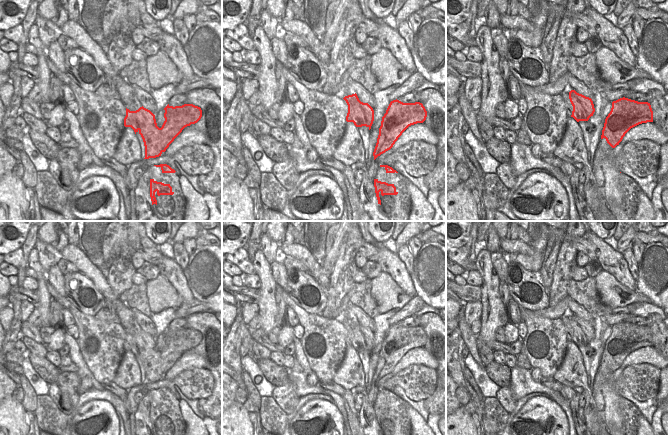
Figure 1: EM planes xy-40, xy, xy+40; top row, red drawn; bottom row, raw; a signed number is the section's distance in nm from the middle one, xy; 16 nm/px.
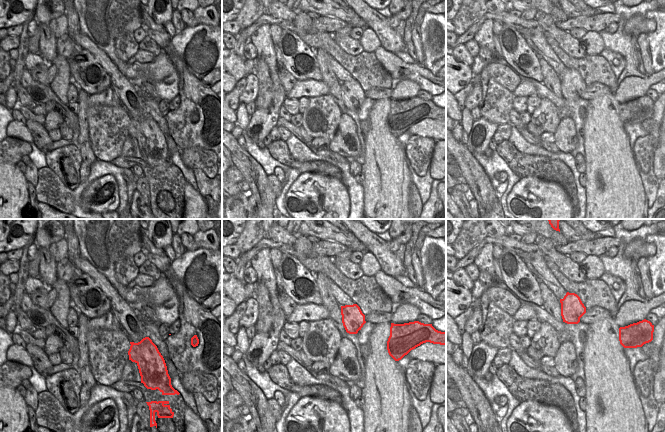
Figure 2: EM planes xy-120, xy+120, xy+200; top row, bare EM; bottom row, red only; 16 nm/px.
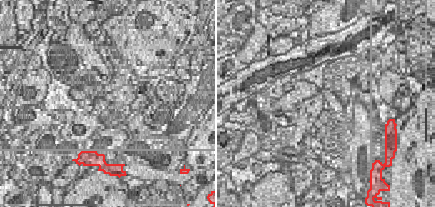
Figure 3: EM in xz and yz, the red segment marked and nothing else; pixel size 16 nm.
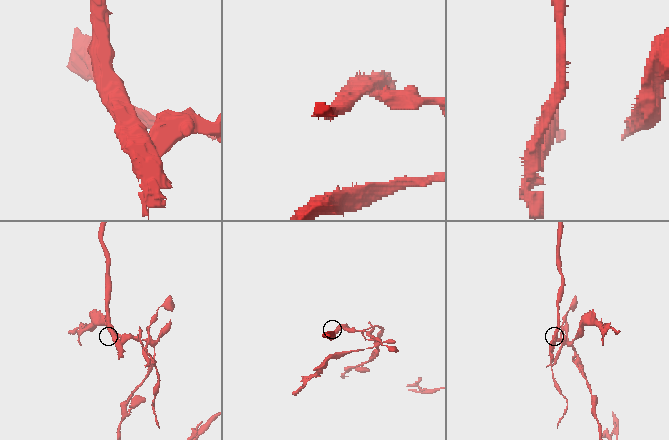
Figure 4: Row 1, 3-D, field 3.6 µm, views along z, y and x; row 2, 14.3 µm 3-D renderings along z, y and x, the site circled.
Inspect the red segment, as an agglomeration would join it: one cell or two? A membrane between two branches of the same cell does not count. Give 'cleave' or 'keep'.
cleave

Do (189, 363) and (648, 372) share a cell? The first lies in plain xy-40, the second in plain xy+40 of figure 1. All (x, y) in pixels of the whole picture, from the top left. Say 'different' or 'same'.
different

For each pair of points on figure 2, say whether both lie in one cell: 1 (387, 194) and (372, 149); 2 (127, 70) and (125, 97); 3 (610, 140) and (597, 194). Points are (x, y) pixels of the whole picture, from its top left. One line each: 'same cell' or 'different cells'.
1: same cell
2: different cells
3: same cell

